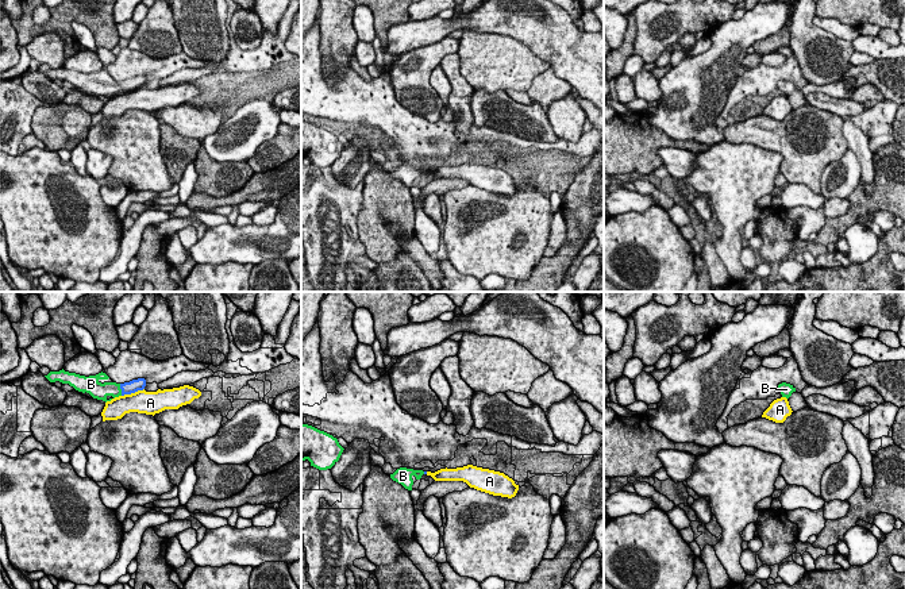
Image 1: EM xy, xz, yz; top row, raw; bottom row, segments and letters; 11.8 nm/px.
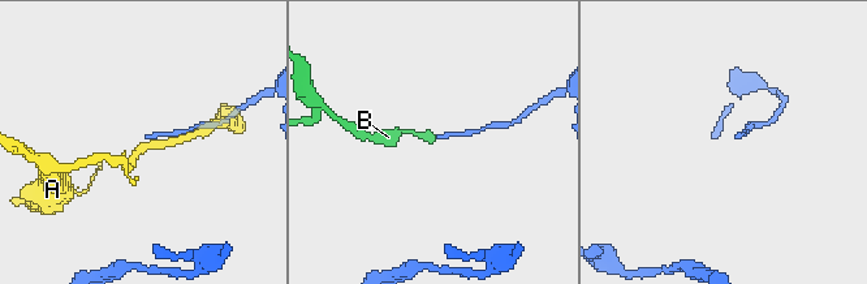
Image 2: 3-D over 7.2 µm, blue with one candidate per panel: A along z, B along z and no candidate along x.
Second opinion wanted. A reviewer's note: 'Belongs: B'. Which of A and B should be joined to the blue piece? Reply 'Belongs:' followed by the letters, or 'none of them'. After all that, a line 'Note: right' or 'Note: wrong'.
Belongs: B
Note: right

